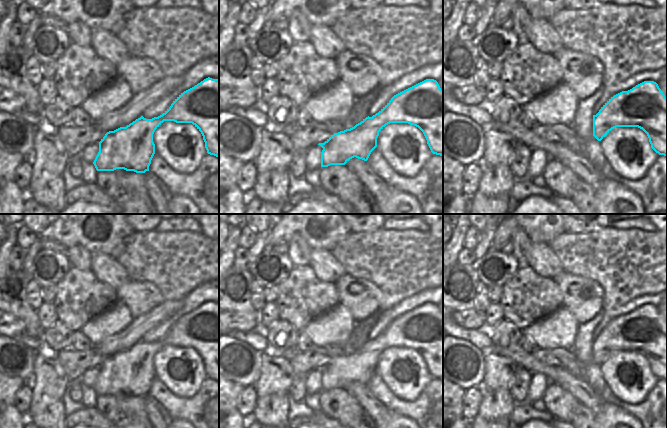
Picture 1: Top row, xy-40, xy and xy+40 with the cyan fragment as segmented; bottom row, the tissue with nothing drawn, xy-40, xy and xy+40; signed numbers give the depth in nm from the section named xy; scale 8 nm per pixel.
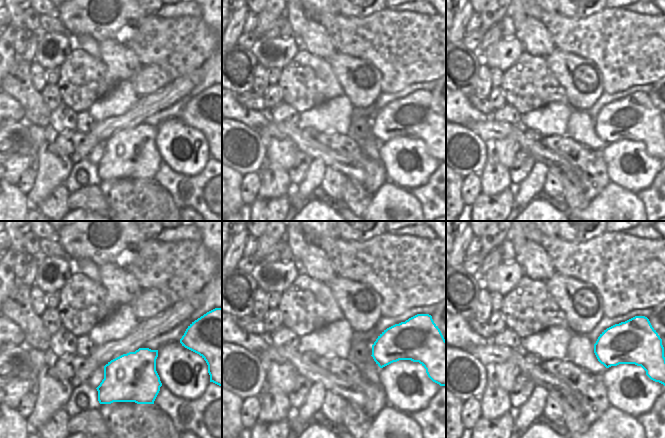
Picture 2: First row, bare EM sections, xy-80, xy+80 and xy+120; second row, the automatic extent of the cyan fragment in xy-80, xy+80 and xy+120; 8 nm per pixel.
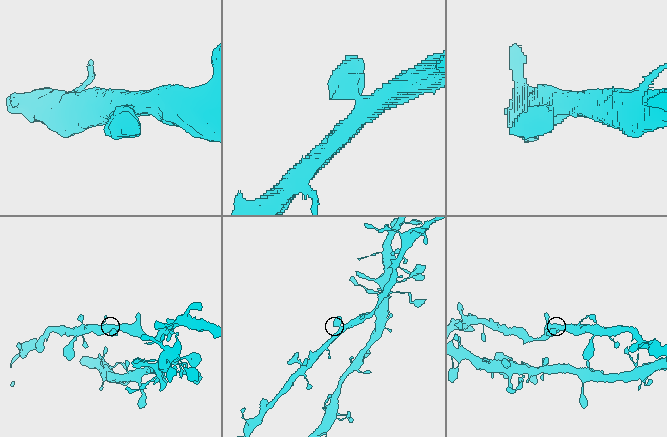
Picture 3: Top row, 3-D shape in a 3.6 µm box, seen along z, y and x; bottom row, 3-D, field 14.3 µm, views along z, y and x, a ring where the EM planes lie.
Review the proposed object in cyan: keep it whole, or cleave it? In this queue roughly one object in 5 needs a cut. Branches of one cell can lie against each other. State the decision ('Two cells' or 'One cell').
One cell.

